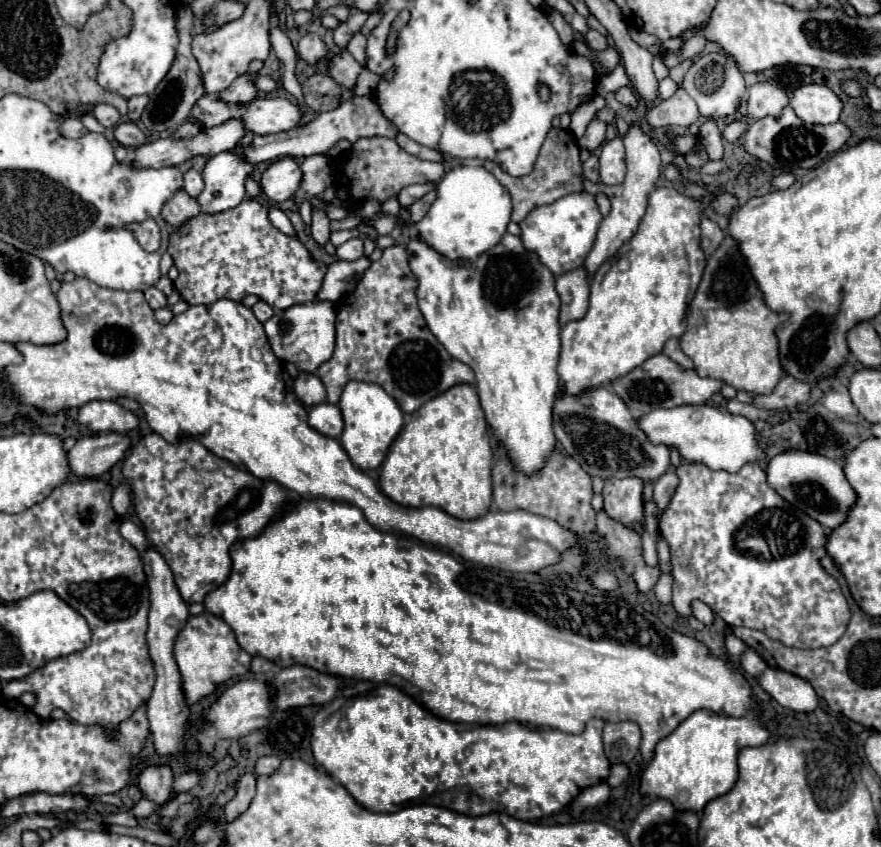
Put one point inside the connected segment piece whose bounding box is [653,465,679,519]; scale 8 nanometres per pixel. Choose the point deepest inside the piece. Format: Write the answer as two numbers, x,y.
665,487

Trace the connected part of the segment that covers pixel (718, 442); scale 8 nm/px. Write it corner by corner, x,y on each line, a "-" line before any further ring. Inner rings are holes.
705,403
701,407
673,407
673,409
665,409
665,411
651,411
649,415
639,419
641,429
649,435
649,439
653,439
653,443
665,443
667,447
675,447
683,459
691,461
691,463
703,463
713,471
727,471
727,473
737,473
743,465
747,463
759,463
761,459
765,459
765,451
759,447
757,441
757,429
753,425
753,421
749,421
743,415
731,415
727,411
721,411
719,407

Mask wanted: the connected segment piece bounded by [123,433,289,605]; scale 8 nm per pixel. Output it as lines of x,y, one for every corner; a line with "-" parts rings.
149,433
125,457
123,475
135,497
135,513
151,545
163,555
169,569
173,571
175,585
187,605
203,603
209,591
225,583
231,571
229,547
237,539
257,537
289,501
287,493
275,481
263,481
247,471
237,469
229,461
215,457
197,439
185,439
179,445
171,445
161,435

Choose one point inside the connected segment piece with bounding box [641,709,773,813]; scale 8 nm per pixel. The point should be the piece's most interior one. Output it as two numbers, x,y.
698,761

